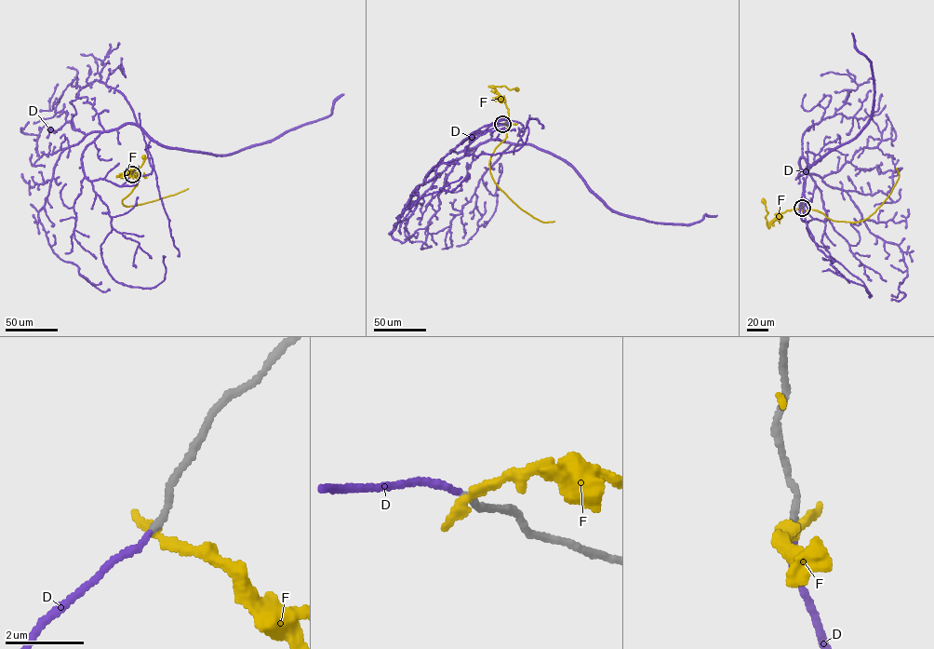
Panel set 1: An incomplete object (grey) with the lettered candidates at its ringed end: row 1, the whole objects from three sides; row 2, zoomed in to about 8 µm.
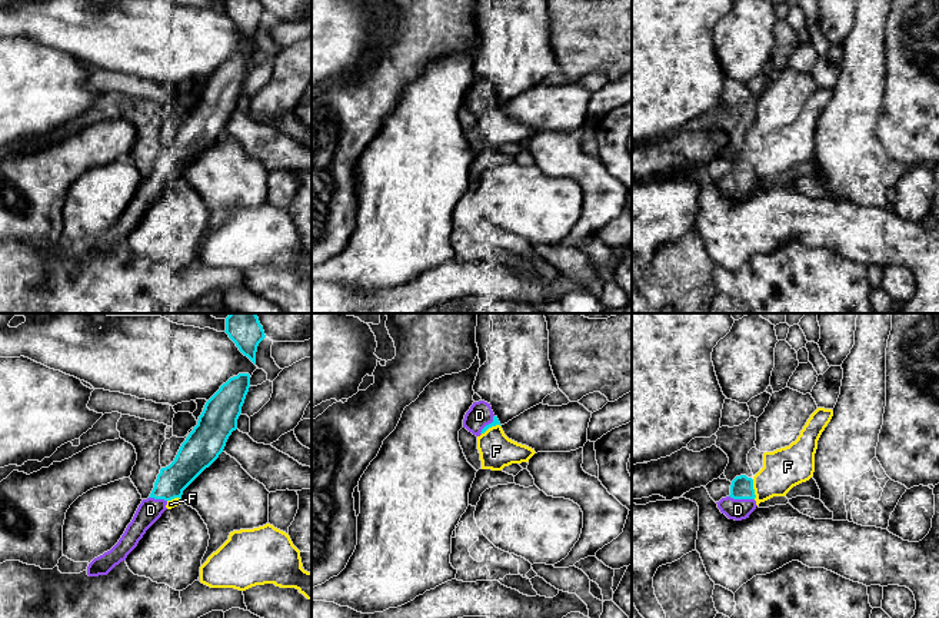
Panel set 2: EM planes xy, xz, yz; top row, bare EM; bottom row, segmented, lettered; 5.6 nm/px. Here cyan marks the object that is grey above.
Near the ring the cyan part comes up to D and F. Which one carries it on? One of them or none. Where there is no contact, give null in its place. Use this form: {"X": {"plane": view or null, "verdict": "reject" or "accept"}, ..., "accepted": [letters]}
{"D": {"plane": "yz", "verdict": "accept"}, "F": {"plane": "yz", "verdict": "reject"}, "accepted": ["D"]}

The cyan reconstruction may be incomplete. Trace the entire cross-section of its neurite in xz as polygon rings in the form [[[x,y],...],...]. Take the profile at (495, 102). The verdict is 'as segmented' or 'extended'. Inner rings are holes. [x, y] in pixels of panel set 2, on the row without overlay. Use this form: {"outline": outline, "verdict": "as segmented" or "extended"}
{"outline": [[[485,80],[473,82],[463,99],[463,107],[476,116],[485,113],[489,107],[500,104],[493,93],[490,83]]], "verdict": "extended"}

